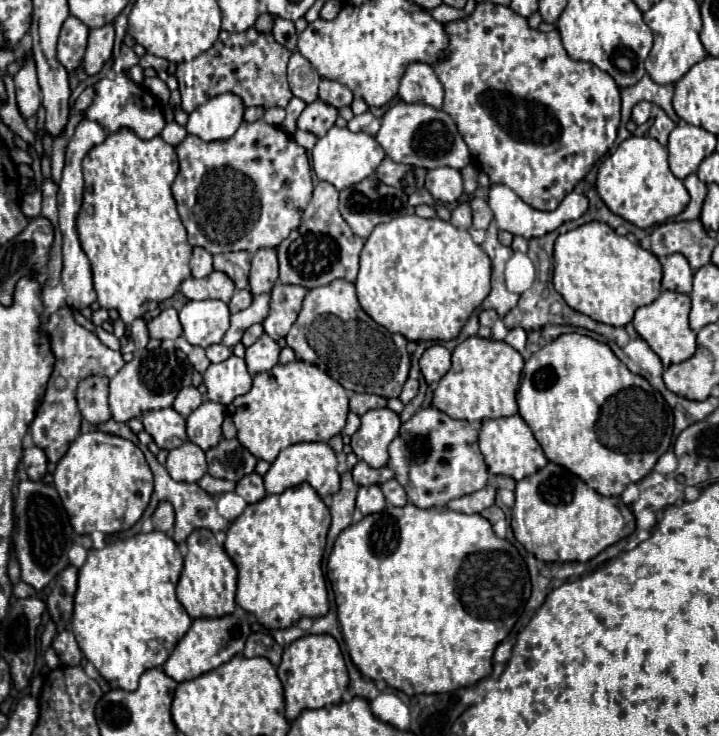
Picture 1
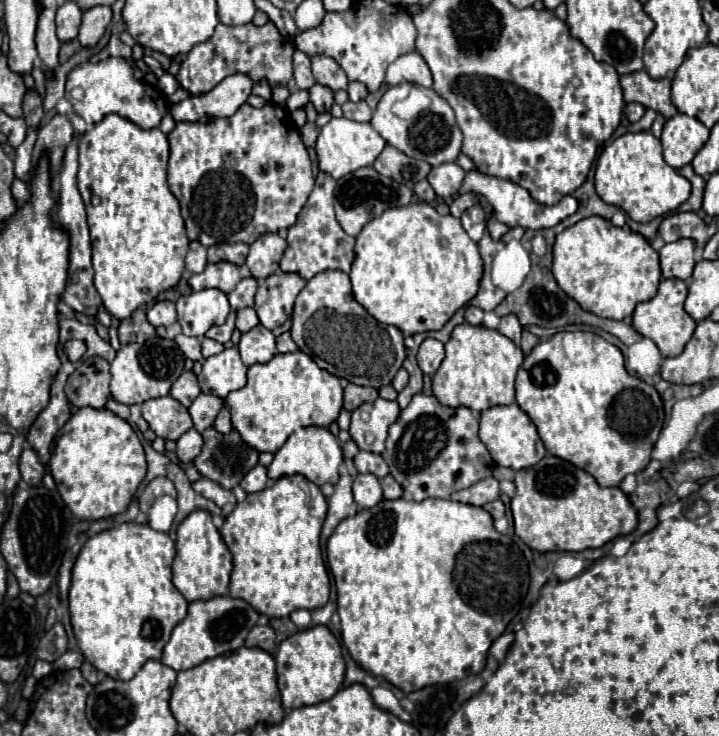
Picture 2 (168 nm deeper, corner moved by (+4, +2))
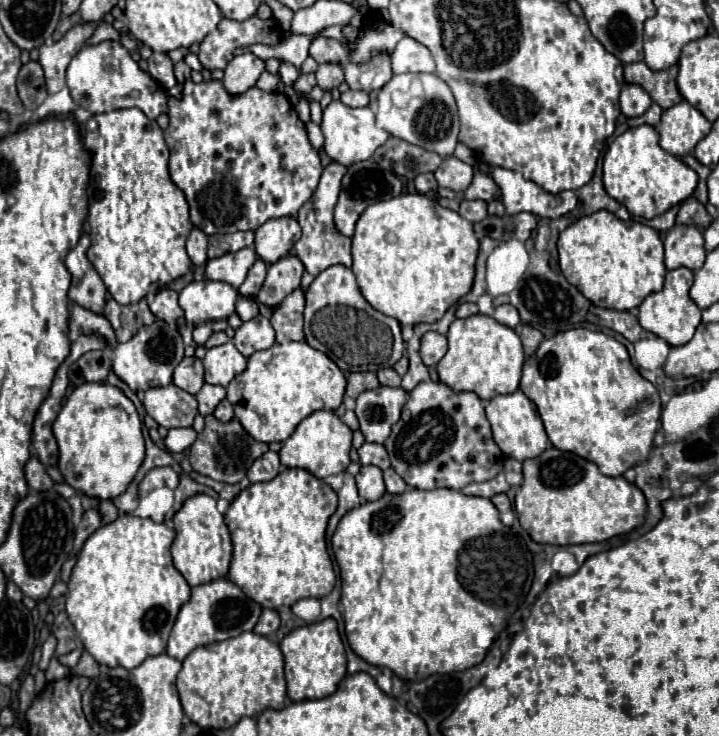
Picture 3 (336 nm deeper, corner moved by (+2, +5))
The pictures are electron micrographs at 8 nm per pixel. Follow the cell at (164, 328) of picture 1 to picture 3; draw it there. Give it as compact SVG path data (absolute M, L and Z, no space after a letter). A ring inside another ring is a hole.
M160 290L154 296L154 302L150 304L150 310L156 318L164 320L164 322L176 322L178 318L182 318L182 308L178 306L178 294L174 290Z

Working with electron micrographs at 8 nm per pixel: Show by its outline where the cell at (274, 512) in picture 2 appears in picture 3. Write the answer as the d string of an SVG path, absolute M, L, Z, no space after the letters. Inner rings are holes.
M286 468L270 482L250 484L238 494L234 504L230 504L228 512L224 514L234 544L228 580L238 584L238 588L242 588L242 592L246 592L246 596L250 596L260 606L274 610L282 606L292 606L302 598L328 596L334 588L336 576L332 560L326 552L324 536L328 518L336 512L336 506L336 492L324 480L312 476L302 468Z

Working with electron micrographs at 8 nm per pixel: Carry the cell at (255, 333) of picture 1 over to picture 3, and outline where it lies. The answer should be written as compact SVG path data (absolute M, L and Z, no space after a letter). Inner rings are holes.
M240 298L236 304L236 314L242 322L252 320L258 314L258 302L254 298Z

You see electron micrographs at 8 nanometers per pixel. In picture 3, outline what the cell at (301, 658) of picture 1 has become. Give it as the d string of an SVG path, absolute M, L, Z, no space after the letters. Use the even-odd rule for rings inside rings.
M334 618L318 620L292 630L282 638L280 650L284 654L284 674L286 674L288 698L292 702L326 698L336 692L338 682L346 676L344 644L340 640Z

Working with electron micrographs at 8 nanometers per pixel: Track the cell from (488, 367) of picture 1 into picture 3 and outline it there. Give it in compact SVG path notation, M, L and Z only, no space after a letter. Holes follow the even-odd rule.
M476 314L450 324L448 352L438 362L438 376L440 382L450 386L454 392L474 392L480 400L490 400L494 396L512 394L518 390L522 364L524 350L518 334L490 316Z

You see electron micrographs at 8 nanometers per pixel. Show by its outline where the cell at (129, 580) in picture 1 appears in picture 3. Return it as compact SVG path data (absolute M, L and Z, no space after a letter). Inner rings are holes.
M120 514L112 524L100 526L84 542L68 582L66 612L86 652L90 652L98 664L108 668L136 668L146 658L158 656L166 650L174 620L182 604L190 600L190 586L172 564L170 546L174 538L176 532L166 524L156 524L148 518L138 518L132 514Z

